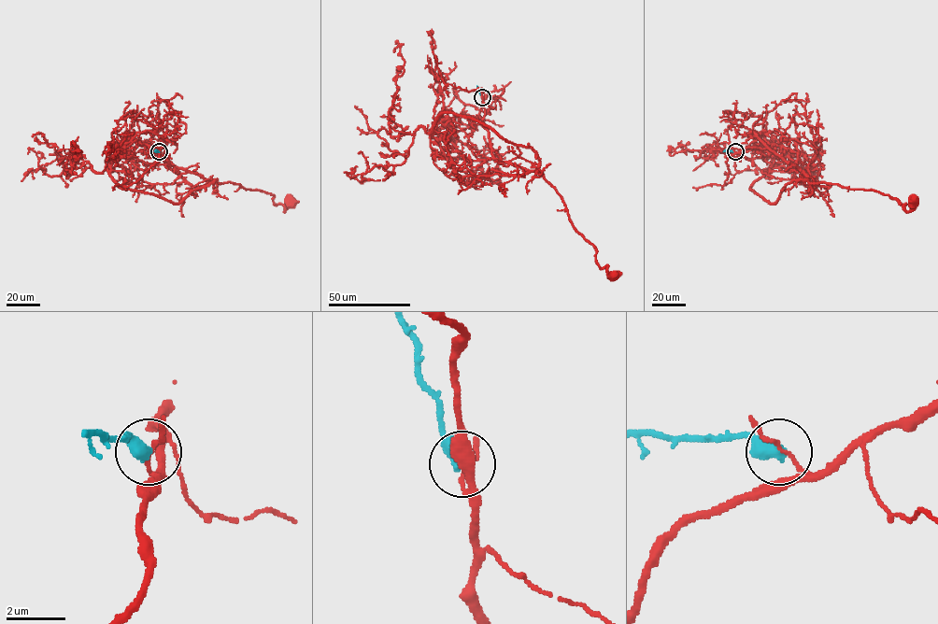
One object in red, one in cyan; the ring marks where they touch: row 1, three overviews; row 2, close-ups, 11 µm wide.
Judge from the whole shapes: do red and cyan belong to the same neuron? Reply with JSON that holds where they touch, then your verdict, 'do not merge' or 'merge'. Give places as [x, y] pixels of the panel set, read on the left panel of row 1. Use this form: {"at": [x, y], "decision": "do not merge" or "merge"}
{"at": [159, 151], "decision": "do not merge"}

